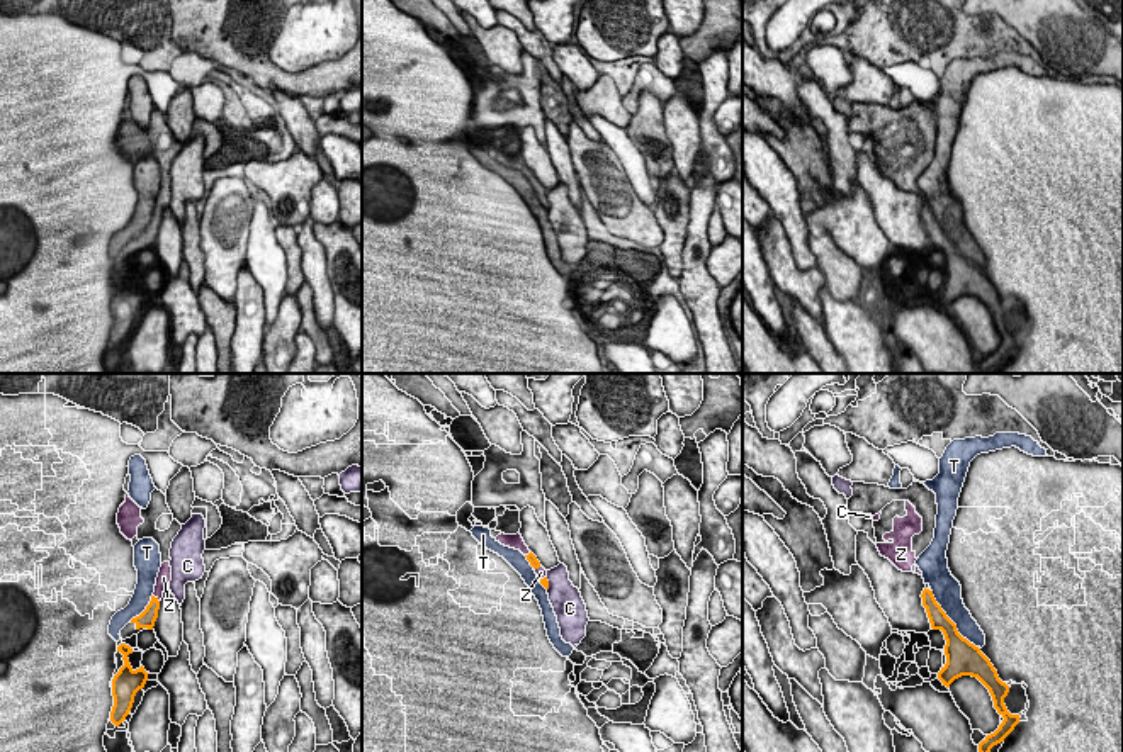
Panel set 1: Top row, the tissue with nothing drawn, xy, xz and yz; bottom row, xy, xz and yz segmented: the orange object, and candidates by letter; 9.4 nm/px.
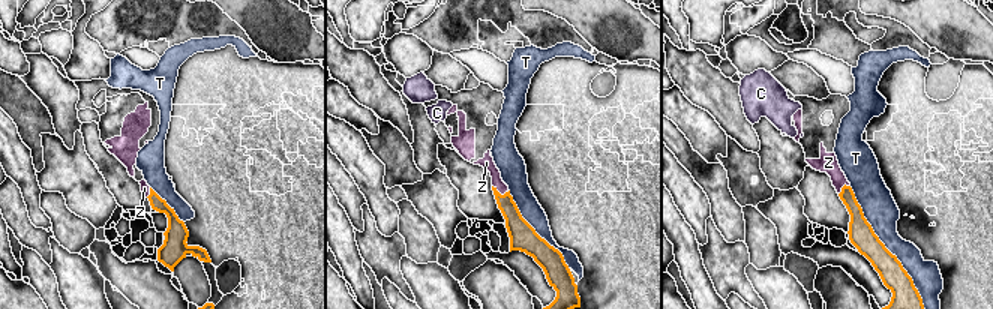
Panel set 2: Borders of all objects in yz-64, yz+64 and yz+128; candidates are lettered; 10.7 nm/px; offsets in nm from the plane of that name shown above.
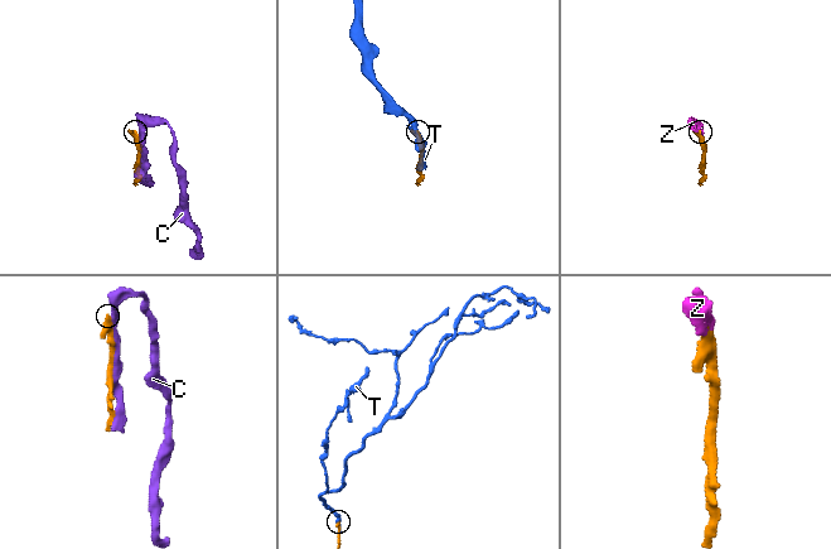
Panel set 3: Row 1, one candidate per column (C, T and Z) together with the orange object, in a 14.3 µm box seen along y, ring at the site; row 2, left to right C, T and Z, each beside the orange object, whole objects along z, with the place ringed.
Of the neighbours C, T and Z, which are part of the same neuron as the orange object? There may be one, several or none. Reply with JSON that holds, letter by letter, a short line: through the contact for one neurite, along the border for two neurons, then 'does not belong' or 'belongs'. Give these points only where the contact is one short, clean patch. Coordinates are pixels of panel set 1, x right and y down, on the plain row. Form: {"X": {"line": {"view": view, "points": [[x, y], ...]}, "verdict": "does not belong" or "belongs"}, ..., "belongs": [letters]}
{"C": {"verdict": "does not belong"}, "T": {"verdict": "does not belong"}, "Z": {"verdict": "belongs"}, "belongs": ["Z"]}

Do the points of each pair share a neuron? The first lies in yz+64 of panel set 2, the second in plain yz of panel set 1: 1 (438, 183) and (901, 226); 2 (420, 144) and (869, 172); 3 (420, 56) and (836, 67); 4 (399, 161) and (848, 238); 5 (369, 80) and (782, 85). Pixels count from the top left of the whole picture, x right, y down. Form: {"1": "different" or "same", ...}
{"1": "different", "2": "different", "3": "same", "4": "different", "5": "same"}

